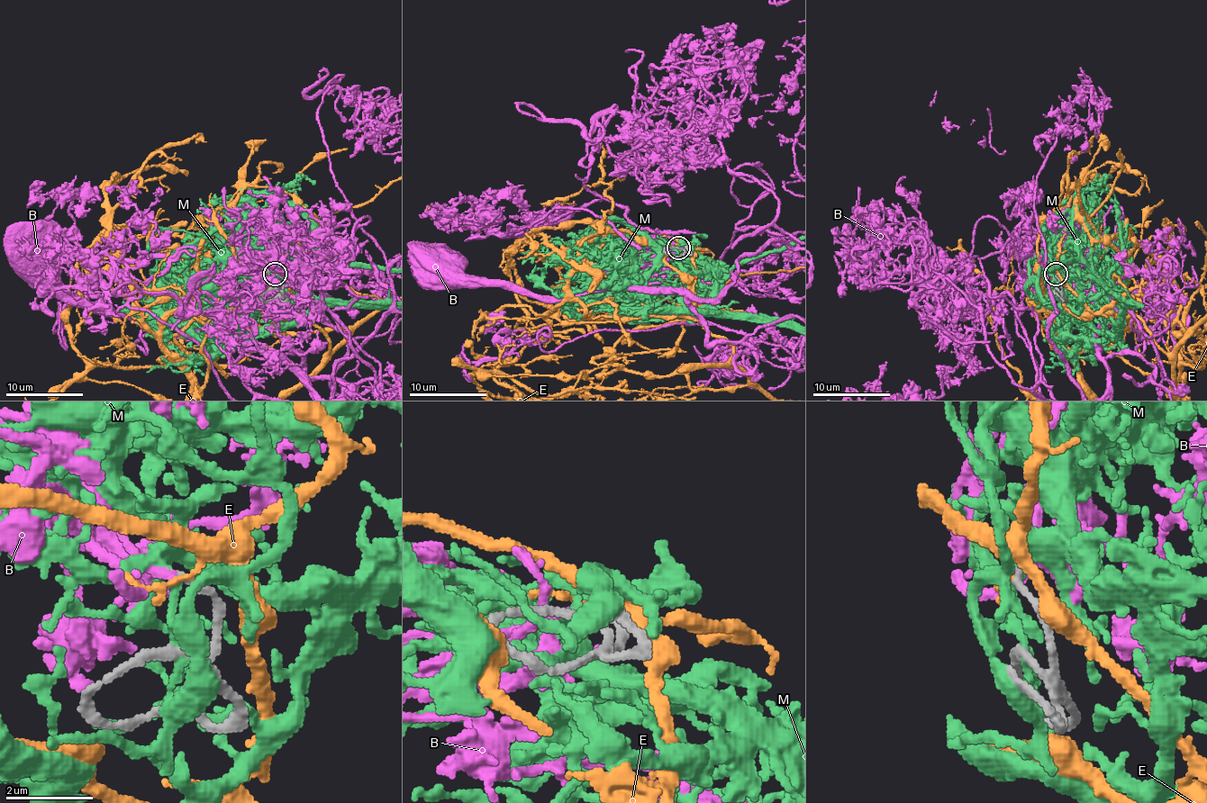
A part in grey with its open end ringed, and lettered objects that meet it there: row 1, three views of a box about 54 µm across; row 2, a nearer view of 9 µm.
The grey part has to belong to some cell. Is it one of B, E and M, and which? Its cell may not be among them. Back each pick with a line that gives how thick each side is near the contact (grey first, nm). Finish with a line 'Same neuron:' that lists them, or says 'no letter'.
B: calibres 170 and 120 nm
Same neuron: B

